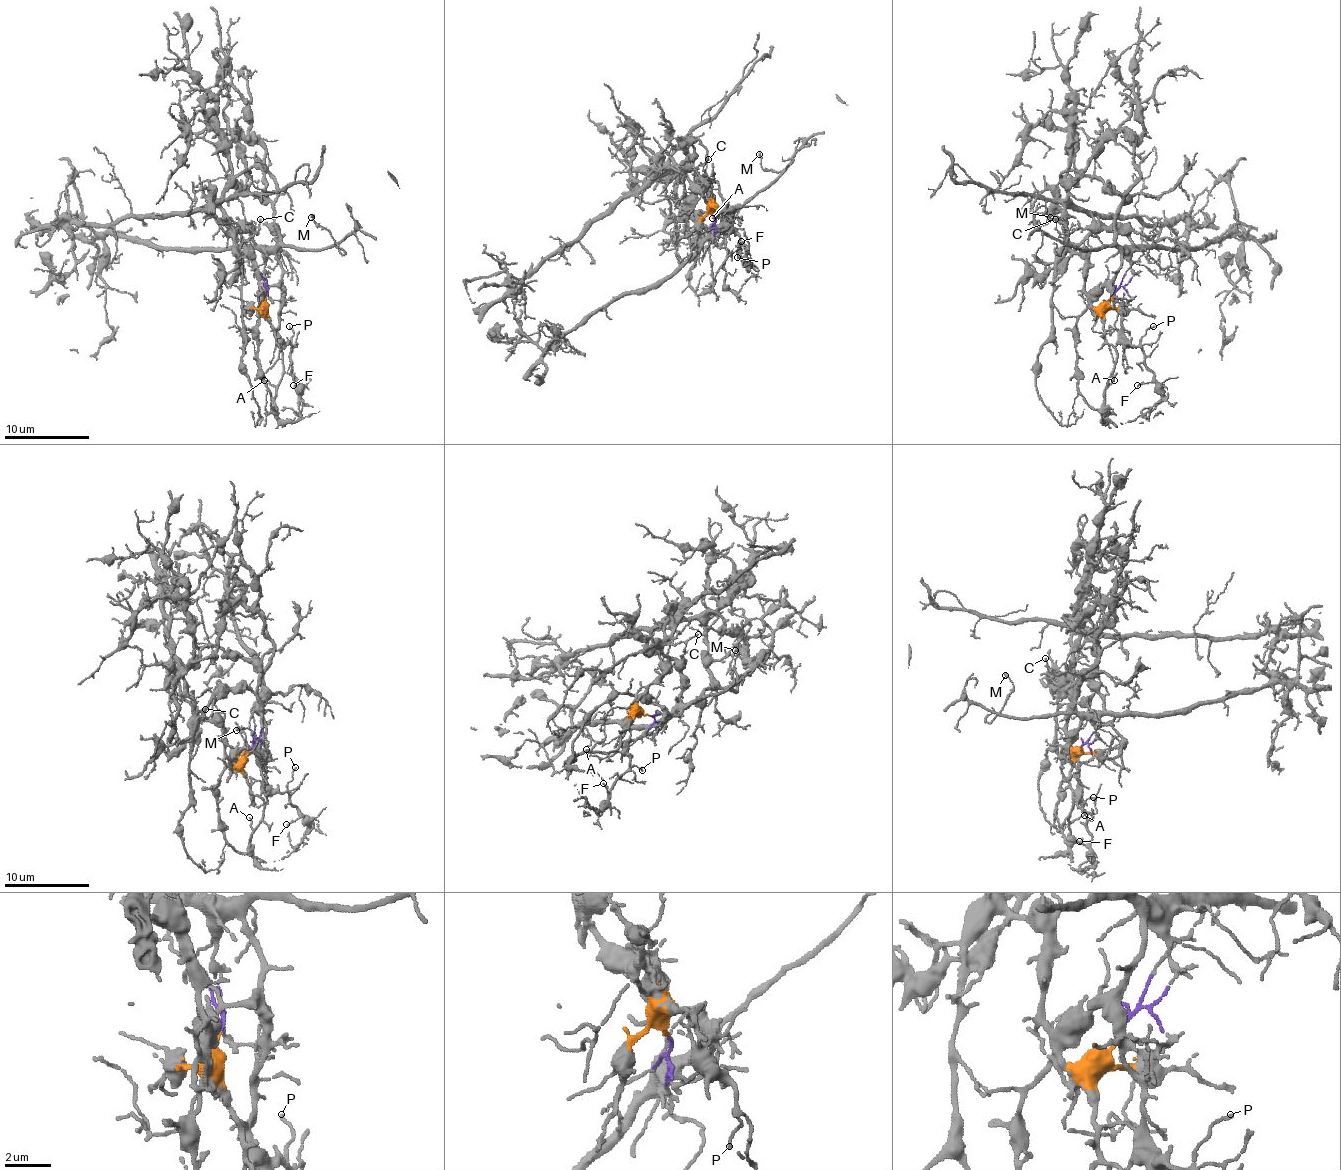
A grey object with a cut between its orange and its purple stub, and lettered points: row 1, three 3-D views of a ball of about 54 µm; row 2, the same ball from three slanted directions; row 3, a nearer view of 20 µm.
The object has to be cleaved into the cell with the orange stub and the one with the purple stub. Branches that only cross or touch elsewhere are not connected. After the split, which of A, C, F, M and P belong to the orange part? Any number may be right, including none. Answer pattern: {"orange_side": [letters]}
{"orange_side": ["A", "C"]}

